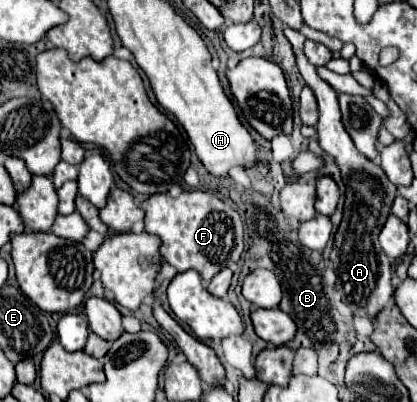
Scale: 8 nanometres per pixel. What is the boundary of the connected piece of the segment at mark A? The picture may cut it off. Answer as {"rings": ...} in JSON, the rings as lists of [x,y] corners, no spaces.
{"rings":[[[290,27],[284,29],[284,35],[294,47],[294,55],[296,55],[296,63],[298,63],[302,79],[312,89],[312,93],[318,101],[318,111],[320,111],[320,119],[316,125],[318,143],[328,155],[332,155],[336,159],[336,165],[342,171],[342,181],[346,185],[344,217],[342,217],[342,223],[334,237],[334,249],[330,253],[330,261],[334,263],[334,271],[338,275],[336,291],[340,293],[344,305],[348,305],[348,309],[354,315],[368,317],[374,321],[378,317],[378,313],[390,303],[392,293],[394,293],[394,287],[390,283],[390,277],[392,277],[390,259],[386,257],[382,247],[378,247],[378,233],[388,219],[392,201],[396,197],[396,185],[392,185],[388,181],[382,167],[374,165],[368,157],[364,157],[354,147],[350,135],[346,133],[344,125],[340,121],[340,109],[338,109],[338,99],[336,99],[338,93],[318,75],[316,67],[306,59],[304,51],[302,51],[306,37]]]}

